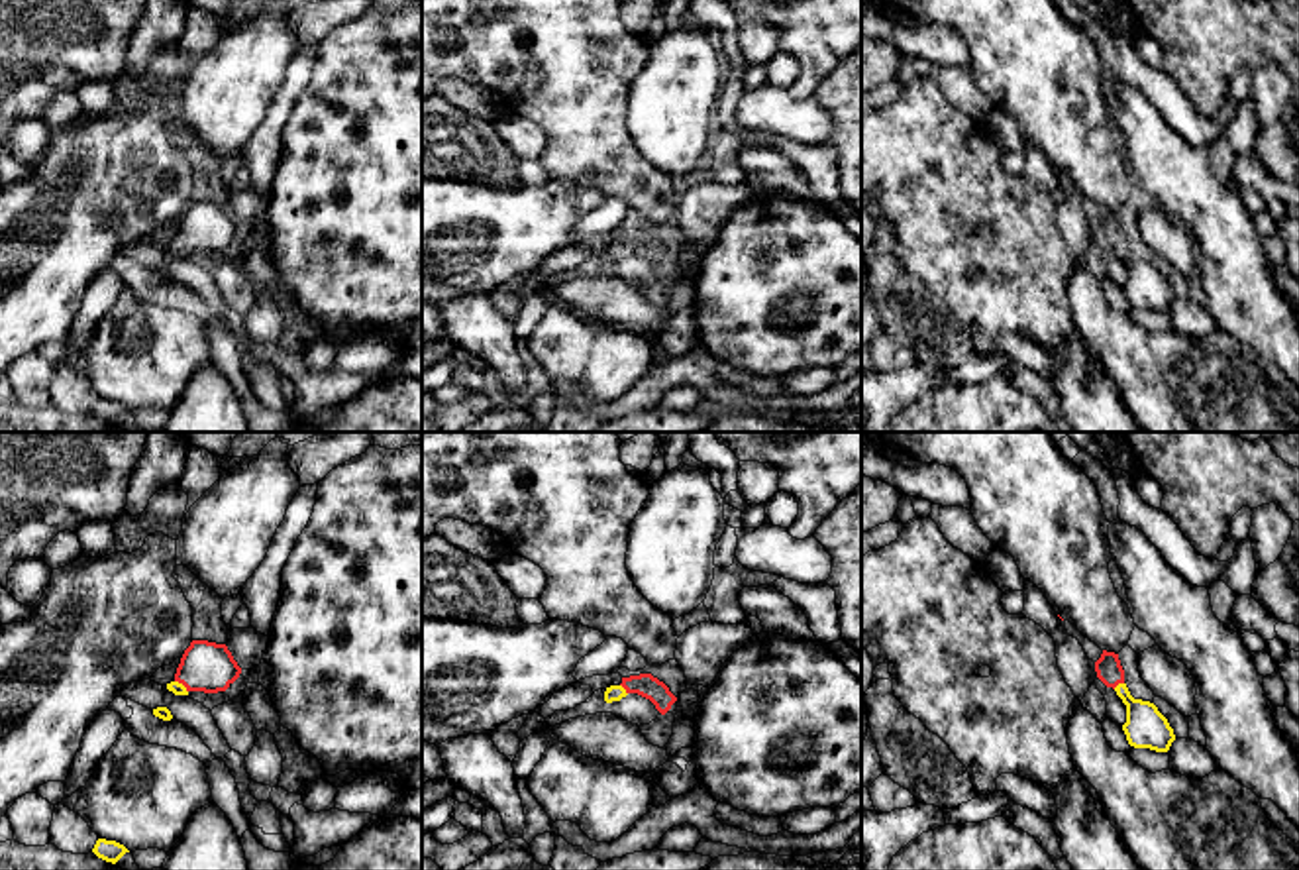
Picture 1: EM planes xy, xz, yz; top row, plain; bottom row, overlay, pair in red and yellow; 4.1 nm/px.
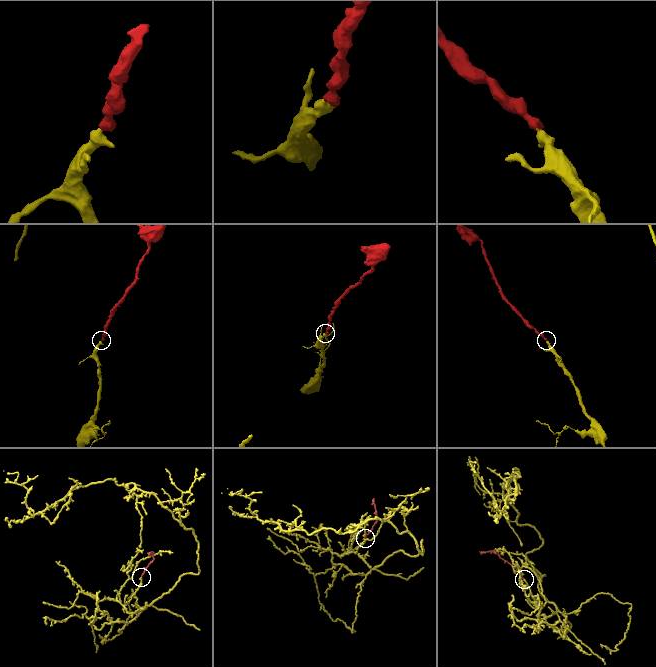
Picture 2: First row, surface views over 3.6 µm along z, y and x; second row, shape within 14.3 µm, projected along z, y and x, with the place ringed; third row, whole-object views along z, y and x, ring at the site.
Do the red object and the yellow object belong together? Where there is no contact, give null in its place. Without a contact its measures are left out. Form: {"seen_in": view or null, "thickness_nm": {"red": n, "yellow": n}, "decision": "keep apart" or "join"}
{"seen_in": "yz", "thickness_nm": {"red": 110, "yellow": 170}, "decision": "join"}

